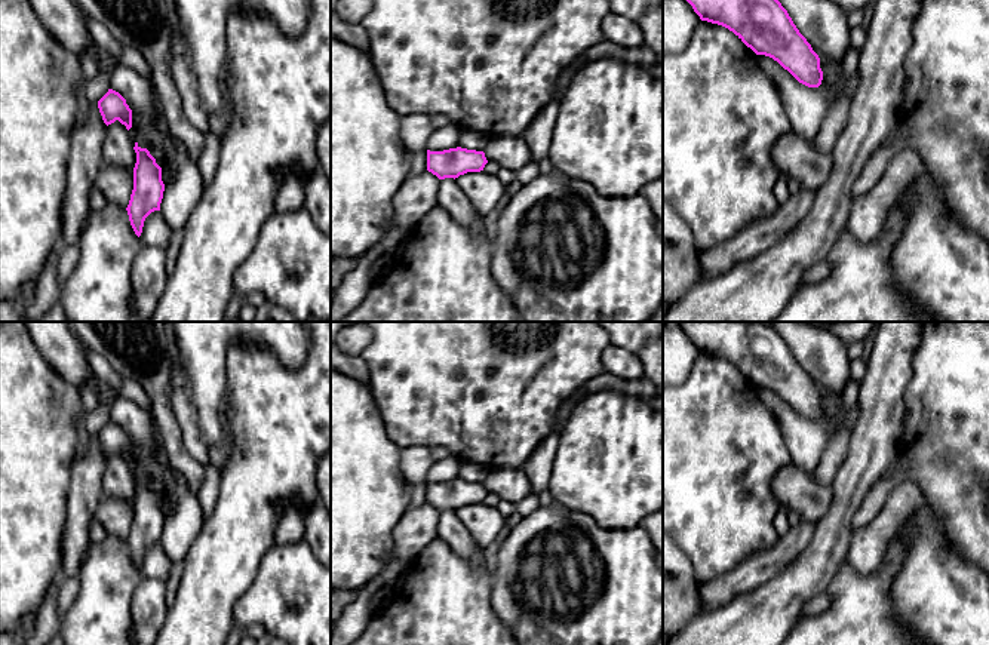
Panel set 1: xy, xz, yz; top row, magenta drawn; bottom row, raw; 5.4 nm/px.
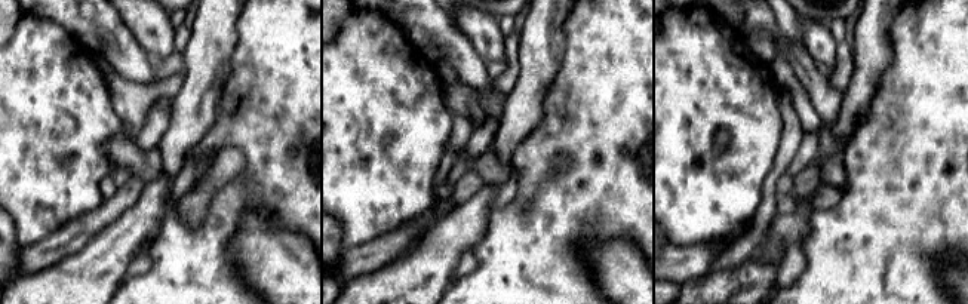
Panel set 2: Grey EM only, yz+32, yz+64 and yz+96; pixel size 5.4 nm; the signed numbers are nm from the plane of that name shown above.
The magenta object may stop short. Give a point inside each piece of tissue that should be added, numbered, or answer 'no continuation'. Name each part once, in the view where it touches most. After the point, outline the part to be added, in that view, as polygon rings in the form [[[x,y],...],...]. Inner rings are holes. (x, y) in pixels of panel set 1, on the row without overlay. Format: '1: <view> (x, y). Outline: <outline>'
no continuation

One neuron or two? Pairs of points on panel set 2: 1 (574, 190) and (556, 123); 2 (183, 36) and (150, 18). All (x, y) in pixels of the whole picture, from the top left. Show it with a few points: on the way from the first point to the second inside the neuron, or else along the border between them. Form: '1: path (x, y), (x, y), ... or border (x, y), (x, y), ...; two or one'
1: path (577, 174), (577, 144), (572, 140); one
2: border (177, 30), (174, 48); two

